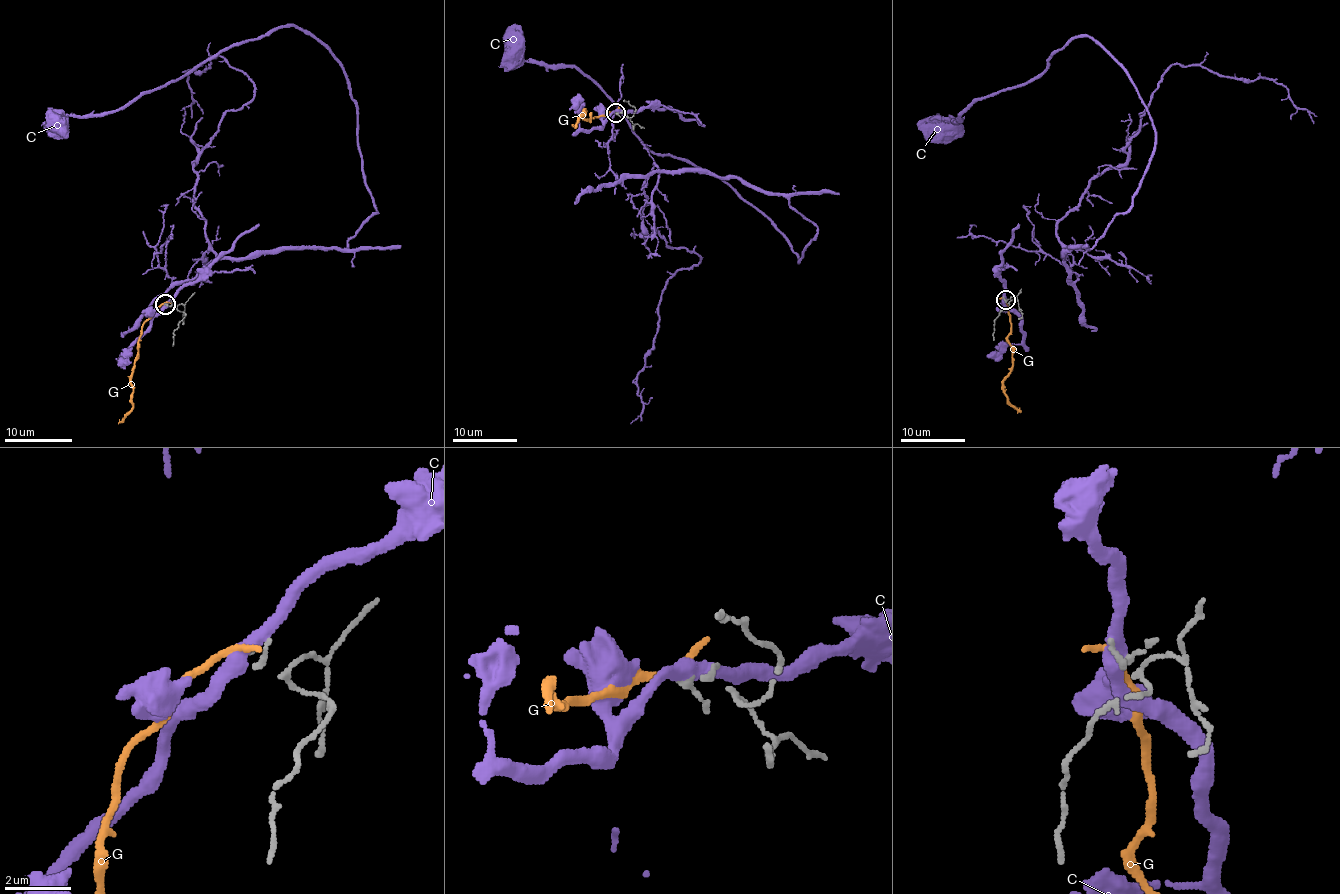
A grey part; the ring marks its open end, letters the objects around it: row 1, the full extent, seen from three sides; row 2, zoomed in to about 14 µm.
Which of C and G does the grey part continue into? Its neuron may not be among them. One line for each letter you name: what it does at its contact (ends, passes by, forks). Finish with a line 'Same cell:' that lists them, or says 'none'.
G: it passes by
Same cell: G

